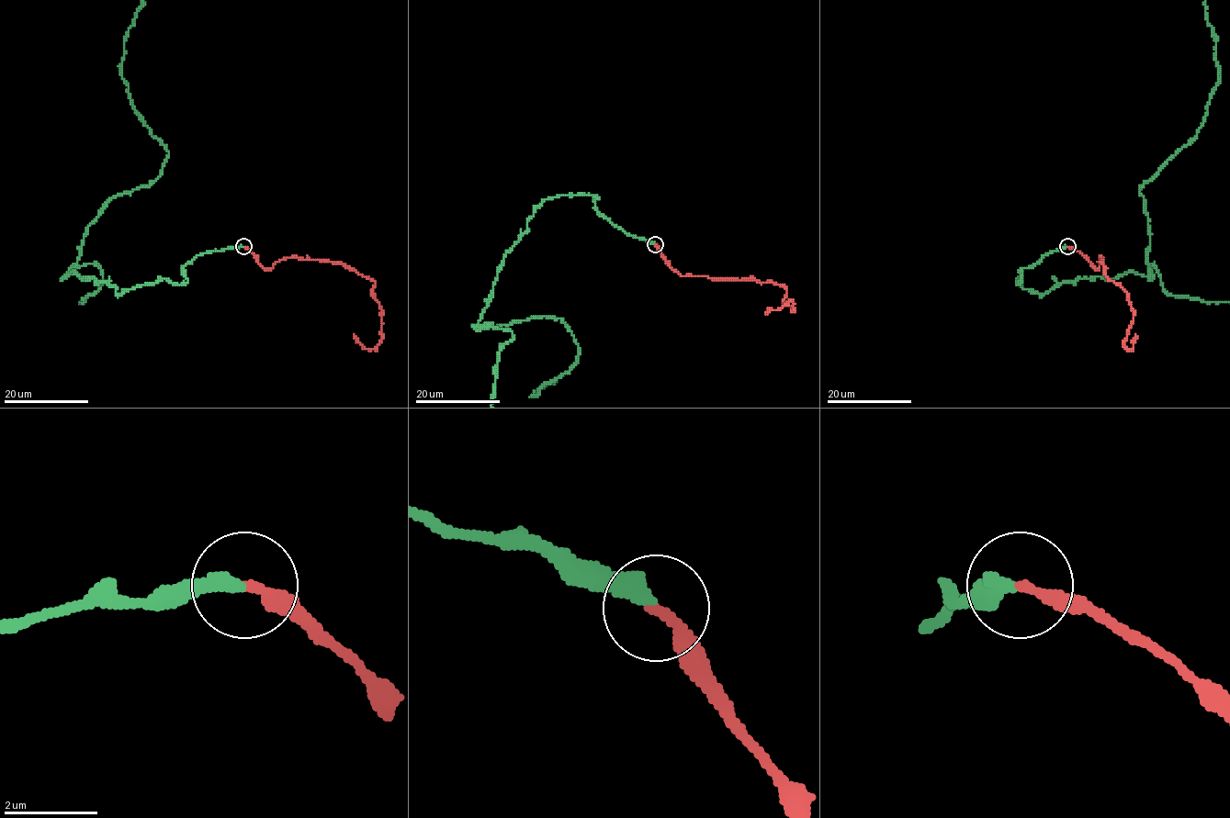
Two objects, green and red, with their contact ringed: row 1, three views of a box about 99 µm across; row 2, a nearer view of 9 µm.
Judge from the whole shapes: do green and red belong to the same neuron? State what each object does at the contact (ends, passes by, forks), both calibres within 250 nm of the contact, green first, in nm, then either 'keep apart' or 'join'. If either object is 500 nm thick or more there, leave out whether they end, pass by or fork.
green ends there; red ends there; 320 nm thick on the green side, 240 nm on the other; join

